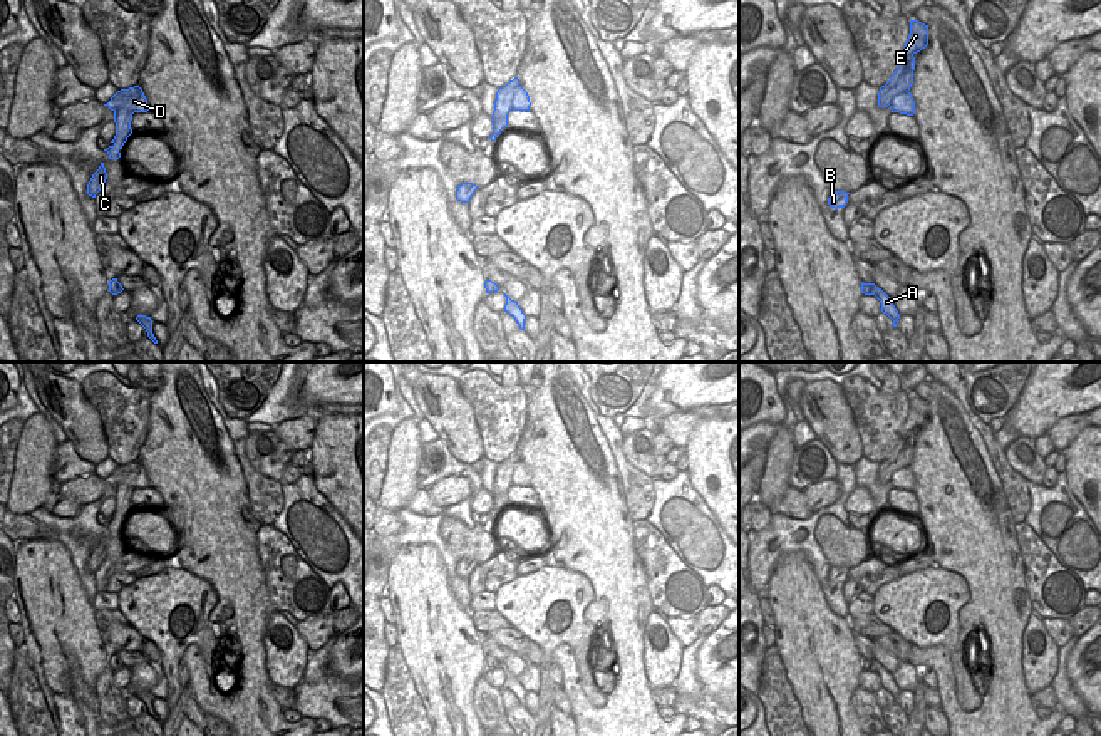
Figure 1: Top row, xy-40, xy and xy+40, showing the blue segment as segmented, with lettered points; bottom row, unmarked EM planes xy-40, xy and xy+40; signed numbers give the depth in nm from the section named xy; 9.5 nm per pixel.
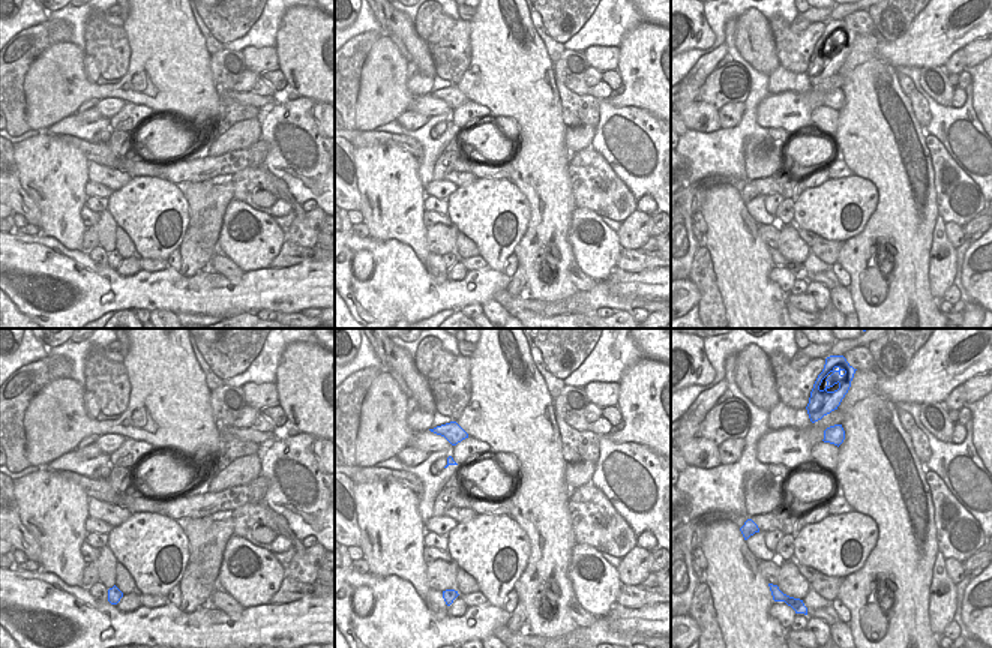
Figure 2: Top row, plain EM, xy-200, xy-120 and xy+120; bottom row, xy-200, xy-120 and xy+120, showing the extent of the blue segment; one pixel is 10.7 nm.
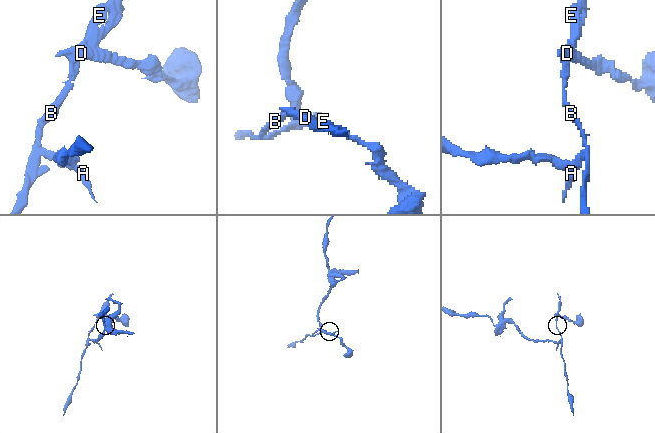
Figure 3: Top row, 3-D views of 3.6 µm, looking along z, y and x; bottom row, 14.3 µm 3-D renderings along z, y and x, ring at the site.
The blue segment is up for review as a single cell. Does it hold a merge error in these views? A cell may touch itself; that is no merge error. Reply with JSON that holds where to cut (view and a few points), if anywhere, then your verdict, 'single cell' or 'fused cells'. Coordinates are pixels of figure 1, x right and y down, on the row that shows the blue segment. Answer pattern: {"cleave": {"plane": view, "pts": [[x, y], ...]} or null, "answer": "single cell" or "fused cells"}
{"cleave": {"plane": "xy", "pts": [[520, 86], [513, 93], [511, 108]]}, "answer": "fused cells"}

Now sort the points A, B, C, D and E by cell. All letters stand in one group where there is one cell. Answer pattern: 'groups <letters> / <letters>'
groups A B C E / D

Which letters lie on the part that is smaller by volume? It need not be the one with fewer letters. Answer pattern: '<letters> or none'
D.

